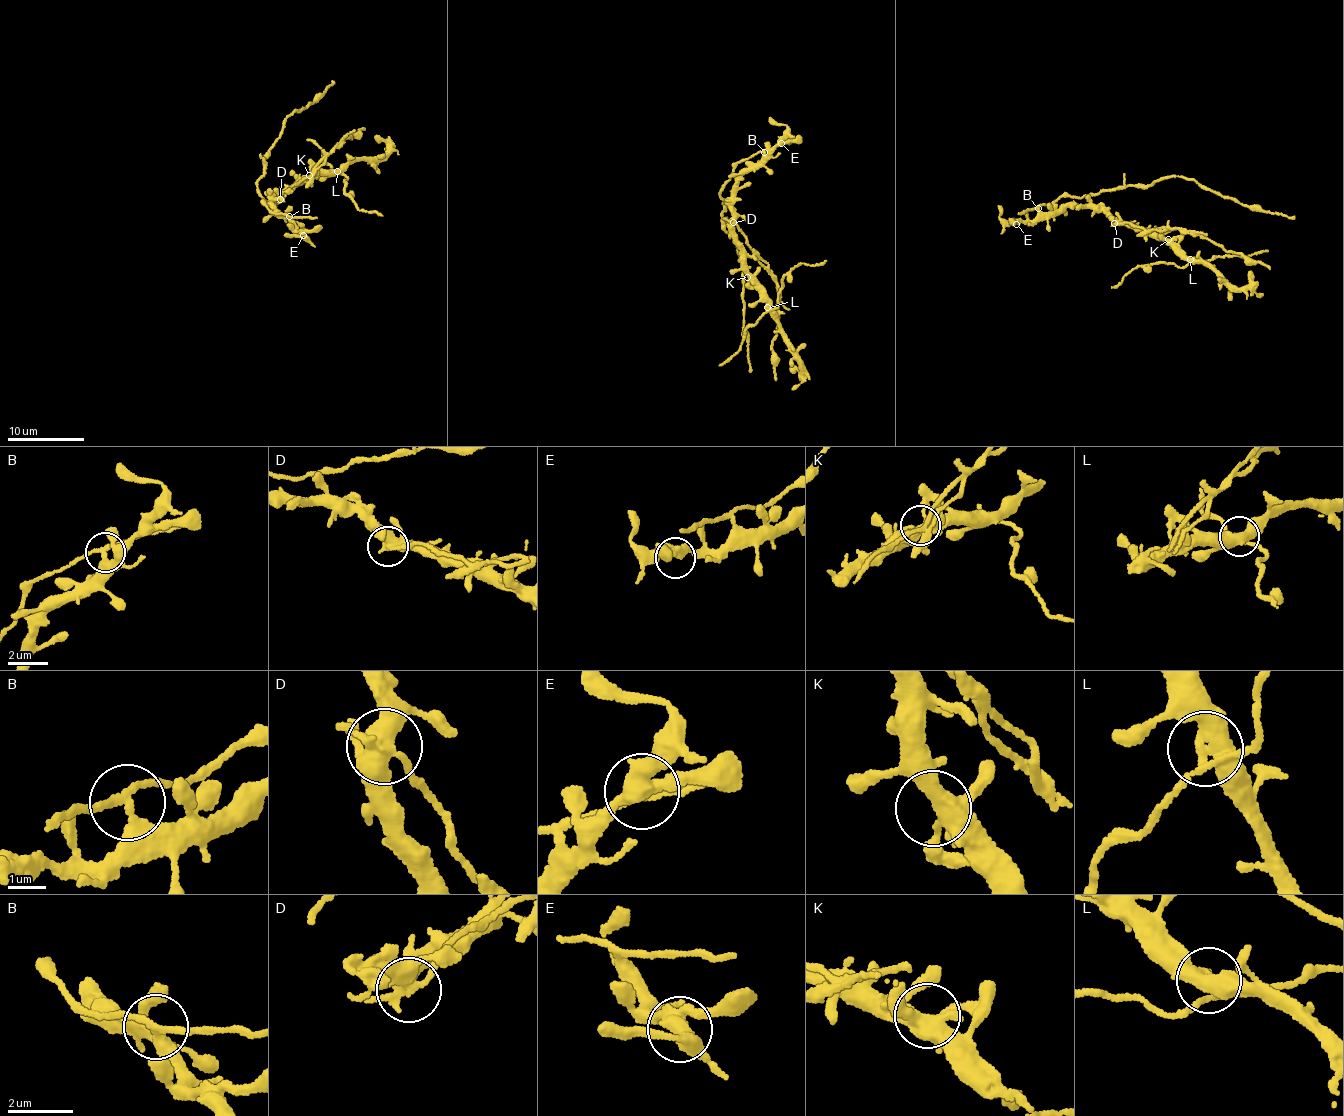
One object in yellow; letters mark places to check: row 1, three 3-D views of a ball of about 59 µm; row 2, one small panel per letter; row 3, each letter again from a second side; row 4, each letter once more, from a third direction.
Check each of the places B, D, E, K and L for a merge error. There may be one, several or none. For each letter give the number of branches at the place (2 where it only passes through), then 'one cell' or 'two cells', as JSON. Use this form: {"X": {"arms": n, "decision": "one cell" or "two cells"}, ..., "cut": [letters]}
{"B": {"arms": 3, "decision": "two cells"}, "D": {"arms": 5, "decision": "two cells"}, "E": {"arms": 3, "decision": "one cell"}, "K": {"arms": 5, "decision": "one cell"}, "L": {"arms": 4, "decision": "two cells"}, "cut": ["B", "D", "L"]}

